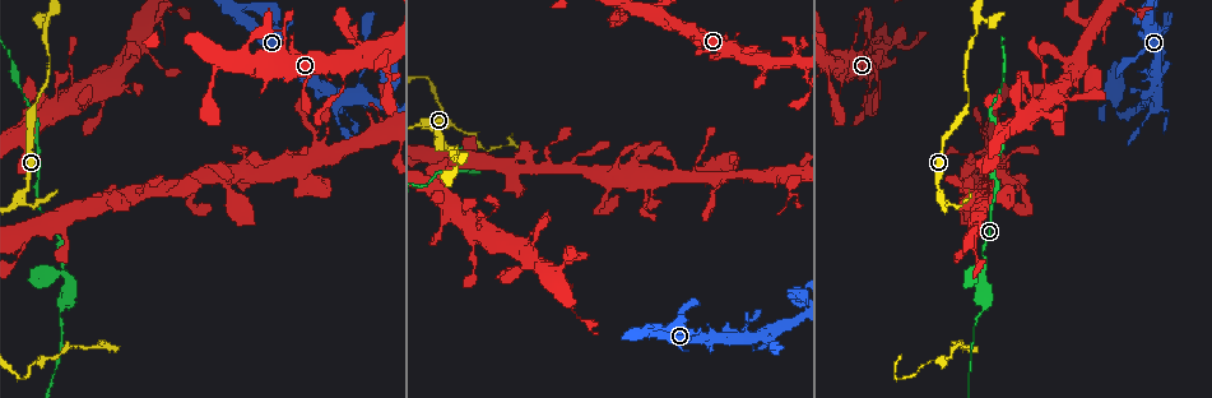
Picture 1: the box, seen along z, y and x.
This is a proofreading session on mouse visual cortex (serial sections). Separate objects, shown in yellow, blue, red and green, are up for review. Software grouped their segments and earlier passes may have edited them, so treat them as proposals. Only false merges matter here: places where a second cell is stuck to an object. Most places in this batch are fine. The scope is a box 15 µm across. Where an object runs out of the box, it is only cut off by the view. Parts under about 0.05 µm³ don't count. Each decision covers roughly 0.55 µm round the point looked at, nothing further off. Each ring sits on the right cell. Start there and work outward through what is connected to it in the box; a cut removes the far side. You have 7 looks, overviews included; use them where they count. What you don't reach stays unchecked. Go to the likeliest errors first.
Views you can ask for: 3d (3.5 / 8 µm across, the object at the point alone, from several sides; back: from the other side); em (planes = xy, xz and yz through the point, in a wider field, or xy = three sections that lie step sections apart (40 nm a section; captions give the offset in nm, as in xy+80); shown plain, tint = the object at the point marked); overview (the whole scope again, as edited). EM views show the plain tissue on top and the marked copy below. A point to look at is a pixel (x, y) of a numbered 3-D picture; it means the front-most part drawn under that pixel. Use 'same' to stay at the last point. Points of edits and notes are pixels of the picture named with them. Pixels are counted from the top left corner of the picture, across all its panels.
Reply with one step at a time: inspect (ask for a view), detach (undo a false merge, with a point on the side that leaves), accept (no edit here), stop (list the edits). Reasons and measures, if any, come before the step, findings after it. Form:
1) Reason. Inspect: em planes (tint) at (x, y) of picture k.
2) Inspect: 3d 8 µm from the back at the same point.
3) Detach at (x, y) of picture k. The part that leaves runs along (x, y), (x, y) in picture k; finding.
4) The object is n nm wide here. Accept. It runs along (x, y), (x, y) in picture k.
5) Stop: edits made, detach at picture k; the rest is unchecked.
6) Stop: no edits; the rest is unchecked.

Sharp bend. Inspect: em planes (tint) at (49, 279) of picture 1.

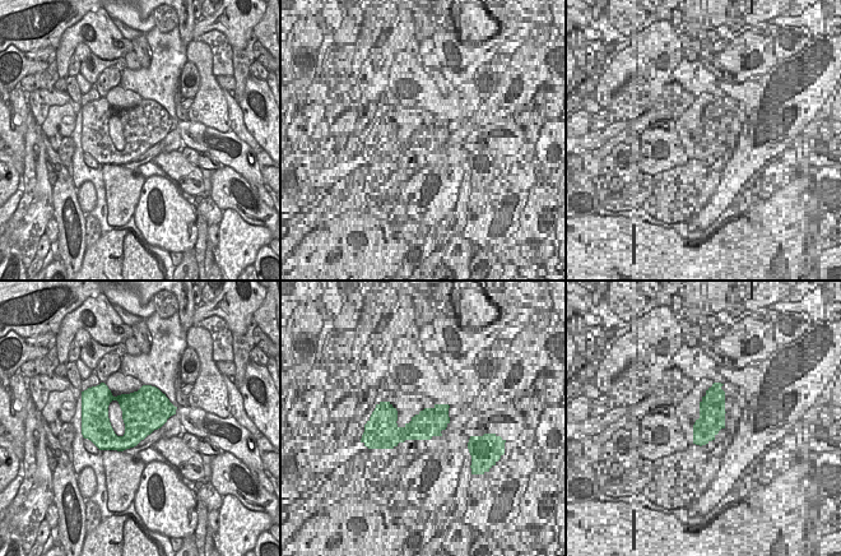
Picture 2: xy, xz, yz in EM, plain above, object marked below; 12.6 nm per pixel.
See where the arms go. Inspect: 3d 3.5 µm at the same point.

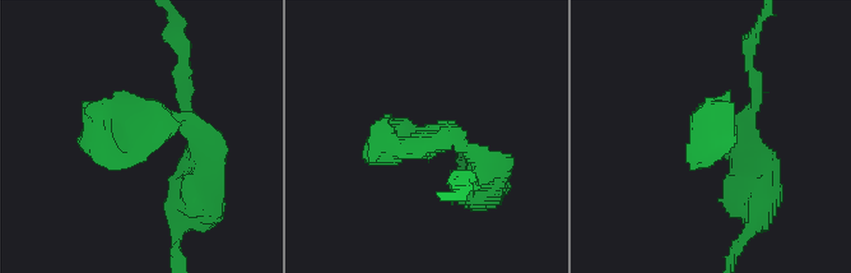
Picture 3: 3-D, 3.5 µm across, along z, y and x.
Accept. It runs along (484, 174), (450, 134), (395, 148), (387, 115) in picture 3; one cell here.

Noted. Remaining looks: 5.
Arms part here. Inspect: 3d 3.5 µm at (977, 21) of picture 1.

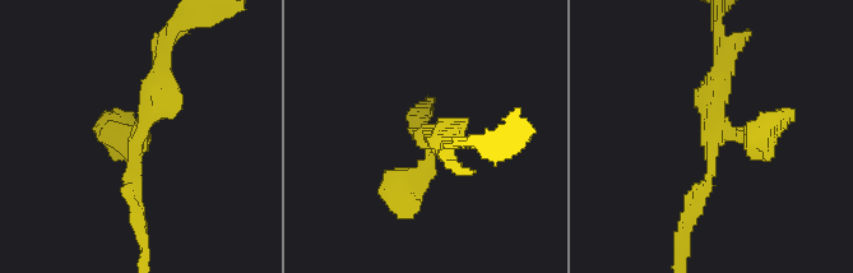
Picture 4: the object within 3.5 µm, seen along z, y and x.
Shape alone is not enough. Inspect: em xy step 3 (tint) at (139, 134) of picture 4.

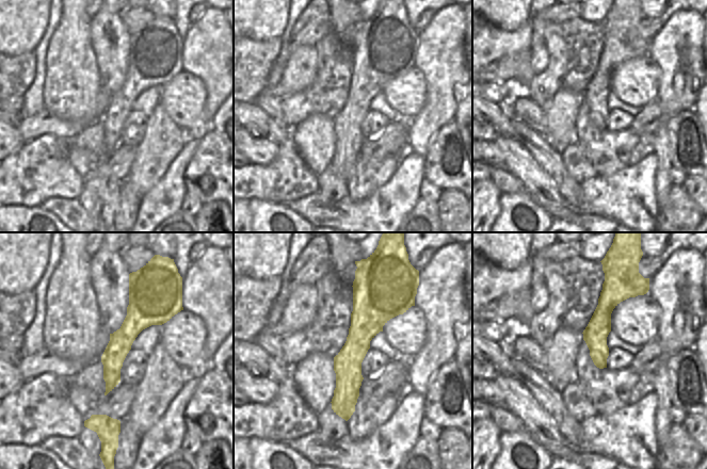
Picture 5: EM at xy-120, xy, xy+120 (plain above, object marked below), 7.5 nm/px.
Accept. It runs along (362, 281), (344, 416) in picture 5; one cell here.

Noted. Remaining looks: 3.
Thin neck. Inspect: 3d 3.5 µm at (767, 344) of picture 1.

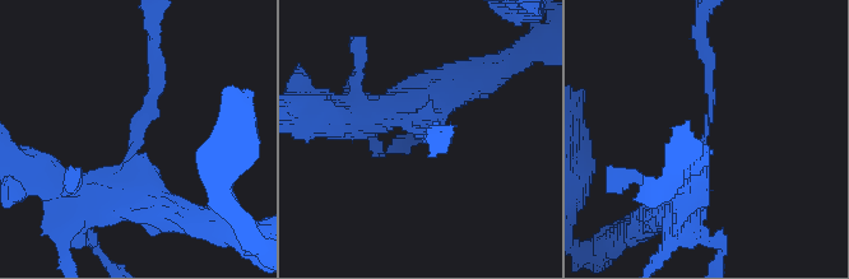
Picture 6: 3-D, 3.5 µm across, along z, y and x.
The arms are 150, 300 nm wide. Inspect: em xy step 3 (tint) at (704, 130) of picture 6.

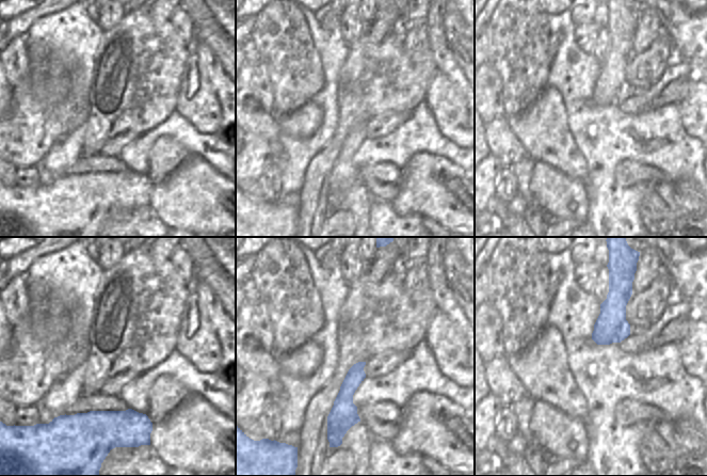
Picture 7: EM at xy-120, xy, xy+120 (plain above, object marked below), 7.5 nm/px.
Accept. It runs along (110, 198), (153, 103), (153, 49) in picture 6; all the same cell.

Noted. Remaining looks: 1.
Stop: no edits; the rest is unchecked.

